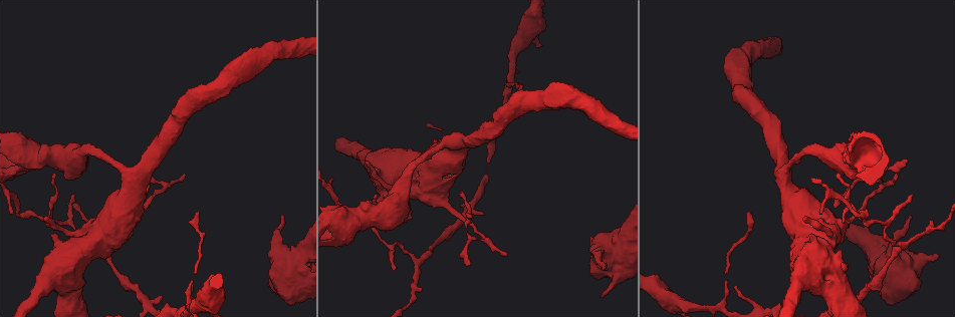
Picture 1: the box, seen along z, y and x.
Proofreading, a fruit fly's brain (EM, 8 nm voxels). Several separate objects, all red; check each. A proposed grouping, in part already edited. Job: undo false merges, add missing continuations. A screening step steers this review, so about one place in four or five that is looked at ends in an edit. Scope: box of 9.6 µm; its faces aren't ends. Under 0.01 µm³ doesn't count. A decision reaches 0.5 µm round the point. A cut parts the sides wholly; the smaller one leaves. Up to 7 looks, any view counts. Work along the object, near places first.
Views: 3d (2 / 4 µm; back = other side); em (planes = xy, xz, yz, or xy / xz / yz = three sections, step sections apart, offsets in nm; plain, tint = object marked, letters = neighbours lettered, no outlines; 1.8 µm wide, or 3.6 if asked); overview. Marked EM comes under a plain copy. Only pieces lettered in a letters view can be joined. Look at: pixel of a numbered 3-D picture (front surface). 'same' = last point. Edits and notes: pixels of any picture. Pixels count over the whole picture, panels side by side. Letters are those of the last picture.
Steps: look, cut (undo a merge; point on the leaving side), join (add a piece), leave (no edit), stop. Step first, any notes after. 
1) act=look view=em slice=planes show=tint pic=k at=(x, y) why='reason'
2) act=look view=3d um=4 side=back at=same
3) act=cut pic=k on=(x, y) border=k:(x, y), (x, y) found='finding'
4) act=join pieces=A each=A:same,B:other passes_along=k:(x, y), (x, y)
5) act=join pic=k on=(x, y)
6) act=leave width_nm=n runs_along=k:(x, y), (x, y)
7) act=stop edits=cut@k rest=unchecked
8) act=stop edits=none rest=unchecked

act=look view=3d um=4 pic=1 at=(472, 239) why='three-way junction'

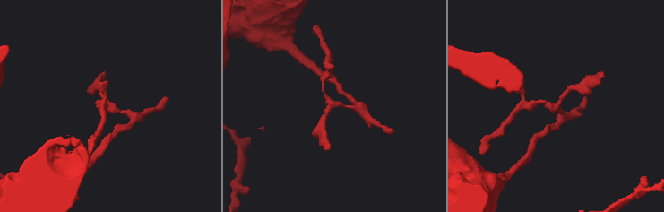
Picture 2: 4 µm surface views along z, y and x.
act=look view=em slice=planes show=tint pic=2 at=(108, 104)

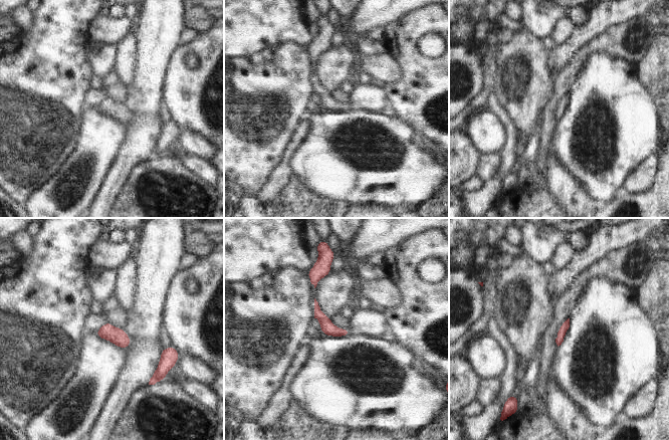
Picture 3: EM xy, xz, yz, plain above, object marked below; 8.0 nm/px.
act=look view=em slice=planes show=letters at=same

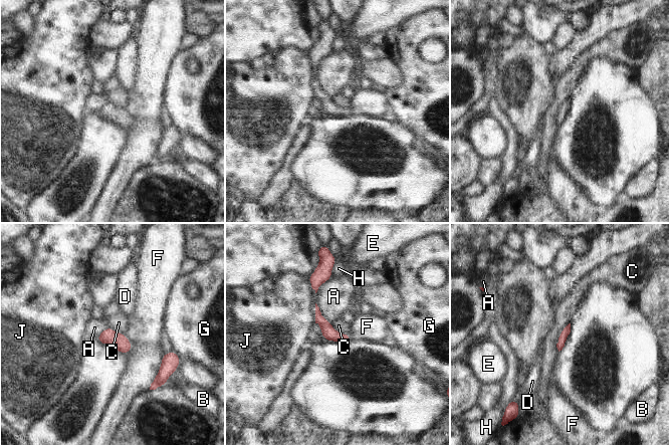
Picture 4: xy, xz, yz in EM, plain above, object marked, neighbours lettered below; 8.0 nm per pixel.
act=leave each=A:other,B:other,C:other,D:other,E:other,F:other,G:other,H:other,J:other found='one neuron here'

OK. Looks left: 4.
act=look view=3d um=4 pic=1 at=(512, 84) why='branch stops here'

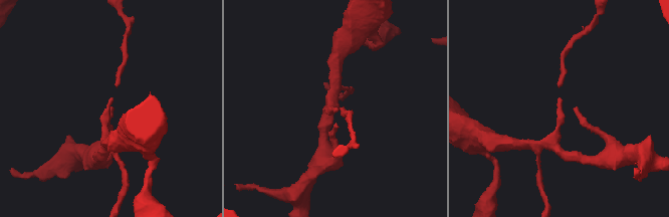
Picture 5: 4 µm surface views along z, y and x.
act=look view=em slice=xy step=16 show=letters pic=5 at=(337, 110) why='need the tissue'

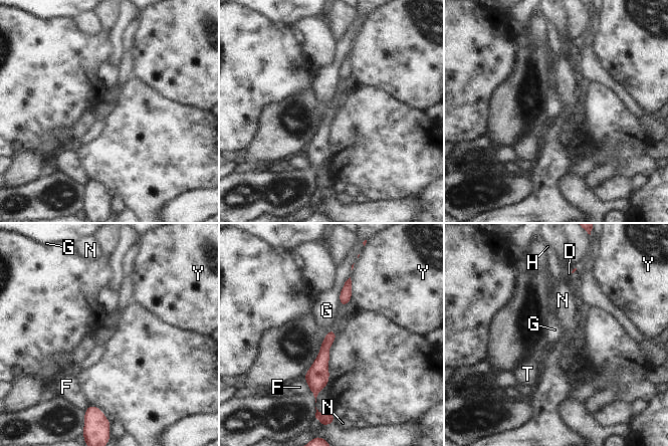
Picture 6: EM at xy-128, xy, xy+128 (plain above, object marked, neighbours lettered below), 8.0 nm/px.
act=look view=em slice=planes show=letters at=same why='another direction'

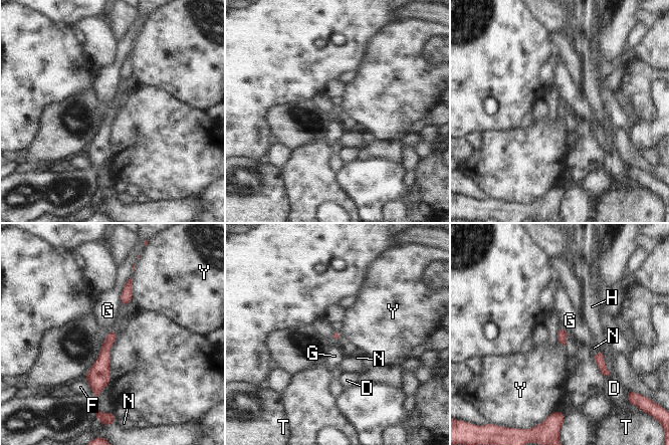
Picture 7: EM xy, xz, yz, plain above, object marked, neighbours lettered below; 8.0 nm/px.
act=leave each=D:other,F:other,G:other,H:other,N:other,T:other,Y:other runs_along=7:(114, 332), (105, 347), (96, 392) found='no lettered piece goes on from it'

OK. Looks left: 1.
act=stop edits=none rest=unchecked

